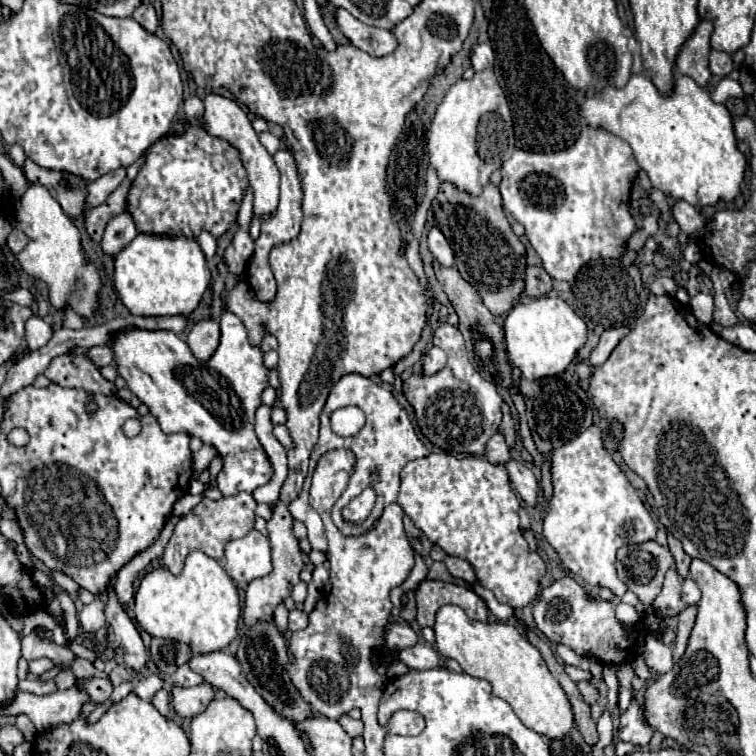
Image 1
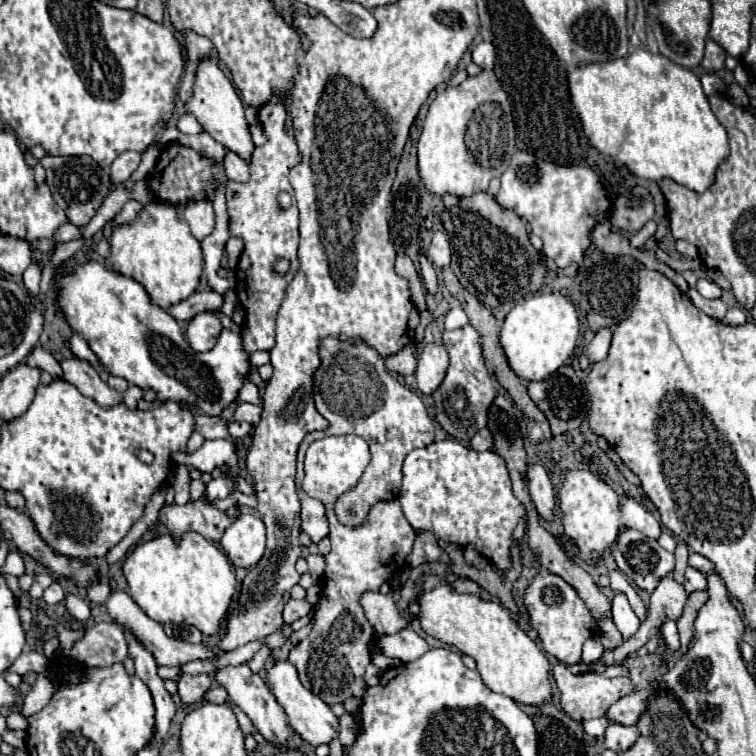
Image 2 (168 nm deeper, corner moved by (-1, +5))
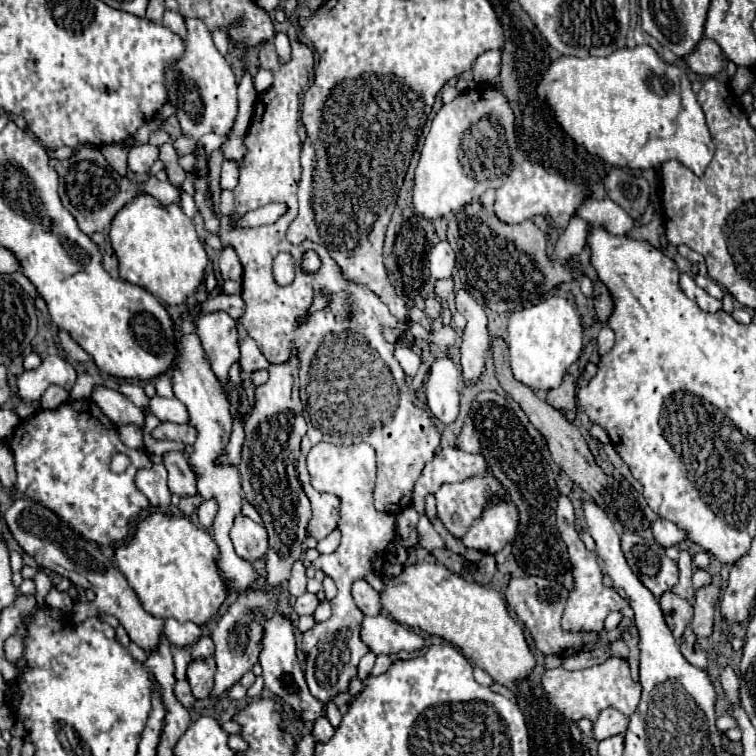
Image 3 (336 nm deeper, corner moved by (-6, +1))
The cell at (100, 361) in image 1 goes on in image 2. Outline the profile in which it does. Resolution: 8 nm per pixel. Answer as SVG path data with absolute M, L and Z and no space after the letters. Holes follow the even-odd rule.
M74 333L74 335L70 337L70 349L72 349L72 353L74 353L78 359L84 359L84 361L88 361L92 367L100 369L100 367L98 367L98 365L100 365L98 357L94 355L94 351L90 349L90 345L86 343L86 339L84 339L80 333Z

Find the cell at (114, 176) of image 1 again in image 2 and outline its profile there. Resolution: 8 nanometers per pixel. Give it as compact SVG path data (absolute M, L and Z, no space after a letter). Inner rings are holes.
M126 151L122 153L112 165L110 165L110 181L112 185L120 185L126 183L132 175L132 171L138 167L140 163L140 153L136 151Z

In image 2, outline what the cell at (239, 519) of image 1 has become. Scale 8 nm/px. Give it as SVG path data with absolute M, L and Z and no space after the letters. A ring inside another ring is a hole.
M204 497L186 505L164 505L160 511L160 521L166 525L176 543L180 543L182 535L188 531L196 531L204 539L220 543L224 529L230 527L236 517L238 513L230 515L218 511Z

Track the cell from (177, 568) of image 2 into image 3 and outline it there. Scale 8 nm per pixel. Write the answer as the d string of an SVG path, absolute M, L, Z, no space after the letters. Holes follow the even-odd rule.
M153 511L139 521L135 535L125 545L115 549L115 563L117 563L119 571L125 575L131 589L137 593L137 597L147 613L151 613L153 617L159 617L159 619L175 617L179 623L193 621L197 625L203 625L217 613L217 609L221 607L221 603L227 597L225 581L219 575L219 569L215 563L217 555L219 555L217 543L205 529L197 527L193 521L189 521L183 515Z

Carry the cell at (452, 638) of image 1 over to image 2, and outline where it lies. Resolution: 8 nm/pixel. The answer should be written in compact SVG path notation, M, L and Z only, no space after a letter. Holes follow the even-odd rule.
M436 587L418 599L422 609L420 625L434 639L454 645L476 661L478 673L488 689L512 697L516 703L542 707L552 701L550 663L530 635L512 619L498 601L484 601L474 595L460 595L450 587Z

